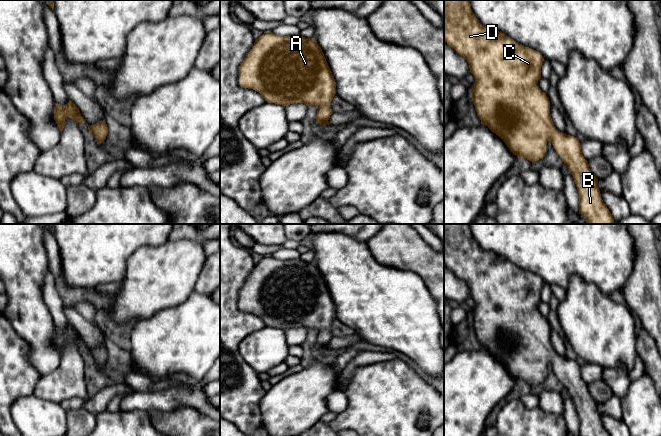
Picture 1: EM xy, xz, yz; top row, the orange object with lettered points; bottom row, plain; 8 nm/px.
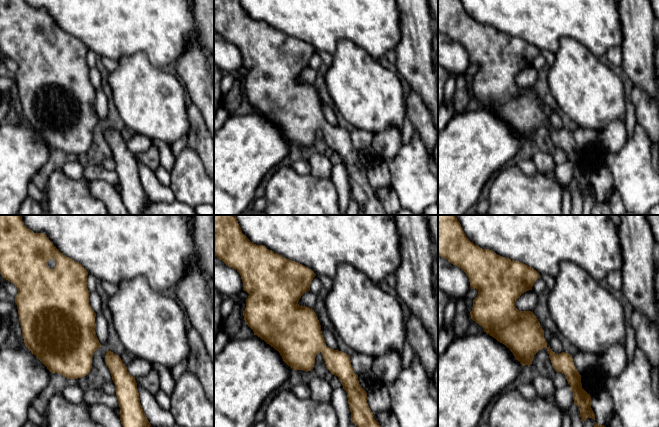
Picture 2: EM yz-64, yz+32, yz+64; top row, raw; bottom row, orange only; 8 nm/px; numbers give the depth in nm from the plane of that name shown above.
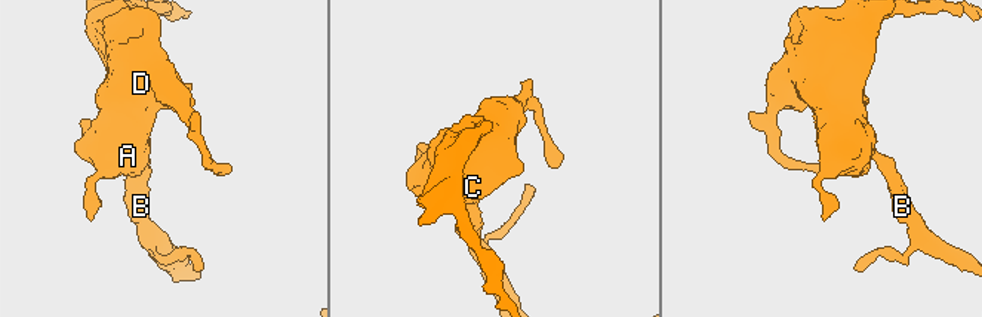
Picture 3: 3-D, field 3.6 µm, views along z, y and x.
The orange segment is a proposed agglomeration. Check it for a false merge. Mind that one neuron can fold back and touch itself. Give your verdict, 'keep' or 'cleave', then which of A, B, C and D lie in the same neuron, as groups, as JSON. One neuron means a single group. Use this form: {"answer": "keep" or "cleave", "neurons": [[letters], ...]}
{"answer": "keep", "neurons": [["A", "B", "C", "D"]]}

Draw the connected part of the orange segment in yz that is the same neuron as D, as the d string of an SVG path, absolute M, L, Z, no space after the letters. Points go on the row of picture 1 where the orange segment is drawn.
M444 0L444 41L469 64L470 72L475 78L475 83L470 89L471 98L481 124L498 135L514 155L526 158L530 162L538 161L545 156L546 144L550 140L559 157L569 168L569 174L574 178L579 193L579 214L585 216L587 224L613 224L614 218L601 198L598 179L591 172L588 161L581 152L579 140L558 131L553 124L549 98L537 84L541 78L544 57L538 51L517 43L494 28L482 25L473 13L469 0Z

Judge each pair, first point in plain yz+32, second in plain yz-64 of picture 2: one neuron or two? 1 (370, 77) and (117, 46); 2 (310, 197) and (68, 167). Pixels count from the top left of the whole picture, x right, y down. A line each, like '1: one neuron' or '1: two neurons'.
1: two neurons
2: two neurons

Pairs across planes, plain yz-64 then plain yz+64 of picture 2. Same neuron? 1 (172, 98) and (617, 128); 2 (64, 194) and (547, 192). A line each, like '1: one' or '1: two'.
1: two
2: one

